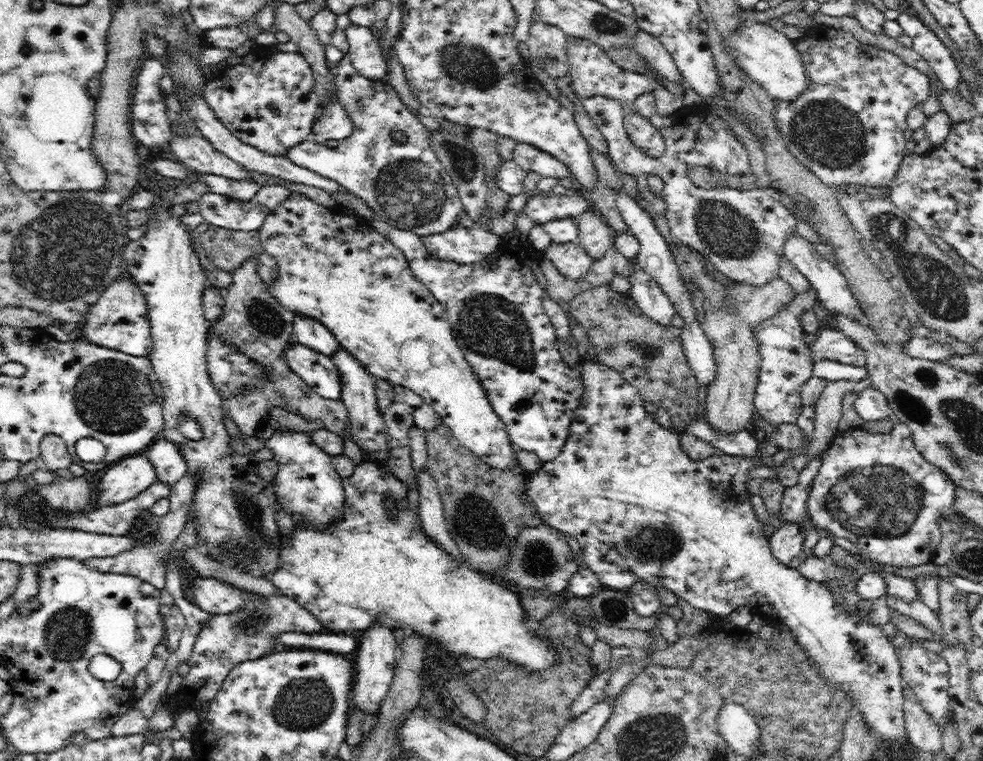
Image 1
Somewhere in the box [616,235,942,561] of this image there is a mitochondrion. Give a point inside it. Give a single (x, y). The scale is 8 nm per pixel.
(881, 500)

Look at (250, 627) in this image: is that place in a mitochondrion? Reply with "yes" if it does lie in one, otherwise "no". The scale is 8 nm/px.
yes

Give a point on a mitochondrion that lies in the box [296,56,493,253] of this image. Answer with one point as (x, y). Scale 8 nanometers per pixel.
(409, 191)

